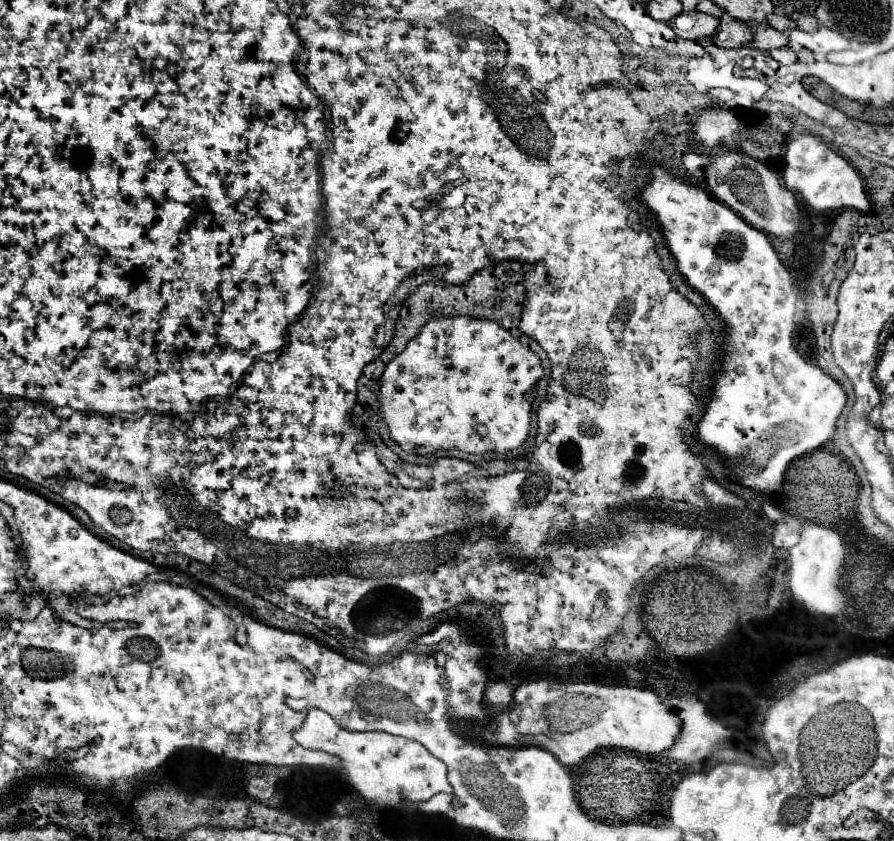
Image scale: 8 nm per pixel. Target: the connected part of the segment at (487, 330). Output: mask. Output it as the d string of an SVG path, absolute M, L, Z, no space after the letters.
M435 313L417 333L417 337L413 337L407 347L395 355L381 379L379 379L379 407L381 407L381 419L385 421L391 439L407 453L417 453L417 455L433 455L437 449L457 449L463 453L473 453L473 455L485 455L485 453L507 453L507 451L517 451L523 447L527 435L529 435L529 427L531 427L531 407L533 407L533 400L537 396L536 385L545 375L545 369L541 365L541 359L527 349L525 345L521 345L509 331L505 331L497 321L491 319L475 319L469 315L443 315L443 313Z

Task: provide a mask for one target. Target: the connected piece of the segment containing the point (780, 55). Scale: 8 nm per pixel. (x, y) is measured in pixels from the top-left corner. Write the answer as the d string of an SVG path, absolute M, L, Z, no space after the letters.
M779 47L779 49L773 49L769 53L771 53L771 57L775 61L779 61L783 65L789 65L789 63L795 63L797 61L797 55L795 55L795 51L791 47Z

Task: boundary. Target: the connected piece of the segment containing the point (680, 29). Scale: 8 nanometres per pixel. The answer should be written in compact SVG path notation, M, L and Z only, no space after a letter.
M699 11L693 13L679 13L677 17L673 17L671 21L673 31L681 37L681 39L703 39L703 37L711 37L711 33L717 31L719 27L719 19L703 15Z

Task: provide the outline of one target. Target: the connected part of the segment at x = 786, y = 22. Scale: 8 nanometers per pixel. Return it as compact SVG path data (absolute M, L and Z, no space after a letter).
M771 13L771 15L767 17L767 23L769 23L773 29L781 31L781 33L789 33L791 29L797 27L797 23L795 23L791 17L787 17L787 15L779 15L779 13Z

